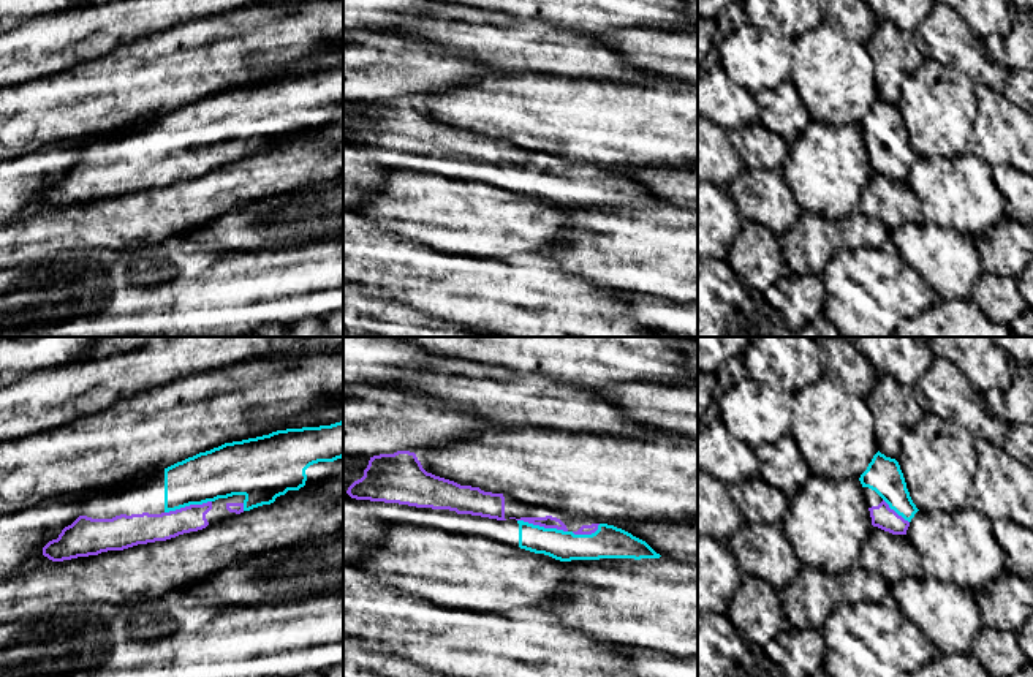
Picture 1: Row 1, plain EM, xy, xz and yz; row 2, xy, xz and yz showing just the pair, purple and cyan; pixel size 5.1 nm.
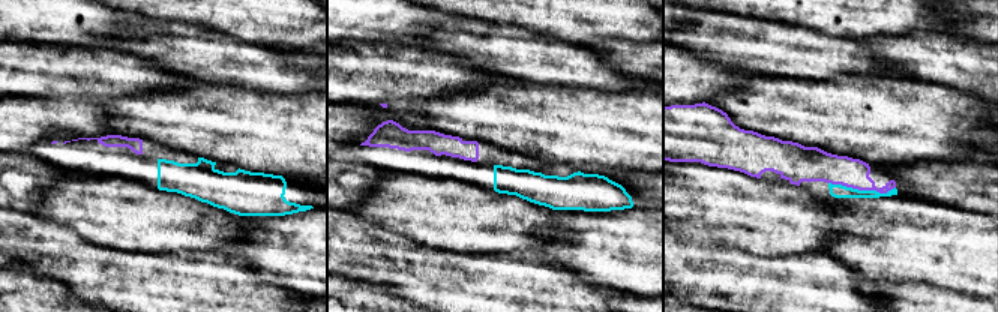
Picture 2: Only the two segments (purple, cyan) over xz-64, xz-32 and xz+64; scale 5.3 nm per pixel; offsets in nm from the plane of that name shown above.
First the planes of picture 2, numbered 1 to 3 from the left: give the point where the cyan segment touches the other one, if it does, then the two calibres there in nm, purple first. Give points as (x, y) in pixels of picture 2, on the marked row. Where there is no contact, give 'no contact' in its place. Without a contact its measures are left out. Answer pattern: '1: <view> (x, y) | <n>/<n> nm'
1: no contact
2: no contact
3: xz+64 (862, 189) | 160/80 nm

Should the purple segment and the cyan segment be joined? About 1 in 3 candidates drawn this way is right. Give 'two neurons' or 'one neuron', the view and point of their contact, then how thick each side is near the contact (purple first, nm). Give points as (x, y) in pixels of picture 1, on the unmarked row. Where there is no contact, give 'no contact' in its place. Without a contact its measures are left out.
one neuron; contact xz (543, 171); calibres 60 and 160 nm

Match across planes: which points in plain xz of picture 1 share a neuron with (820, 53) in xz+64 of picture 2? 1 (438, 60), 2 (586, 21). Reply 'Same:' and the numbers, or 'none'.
Same: none

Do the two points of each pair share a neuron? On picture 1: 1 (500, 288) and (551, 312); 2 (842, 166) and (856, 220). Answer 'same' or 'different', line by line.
1: same
2: different

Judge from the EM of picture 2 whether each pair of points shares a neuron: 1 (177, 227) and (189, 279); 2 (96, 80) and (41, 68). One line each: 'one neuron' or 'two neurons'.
1: two neurons
2: one neuron

